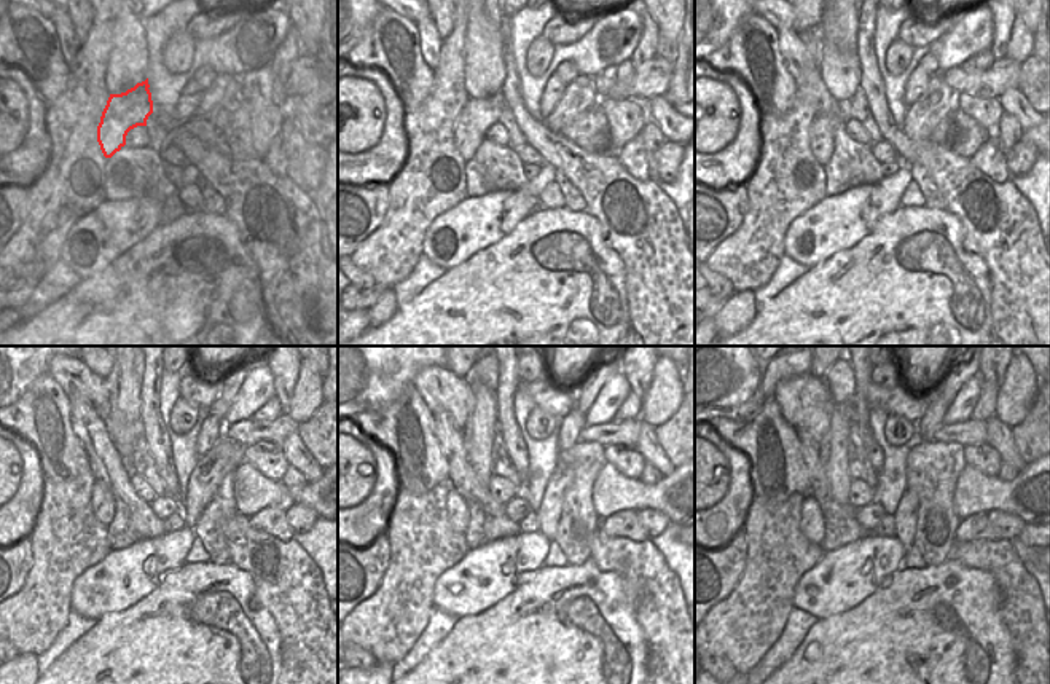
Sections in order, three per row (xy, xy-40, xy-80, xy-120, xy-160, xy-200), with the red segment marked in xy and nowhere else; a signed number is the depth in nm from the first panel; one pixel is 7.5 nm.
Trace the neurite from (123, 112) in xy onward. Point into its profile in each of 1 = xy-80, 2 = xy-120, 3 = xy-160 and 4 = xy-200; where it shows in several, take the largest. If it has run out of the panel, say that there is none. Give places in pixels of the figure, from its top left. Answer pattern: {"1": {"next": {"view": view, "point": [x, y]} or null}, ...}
{"1": {"next": {"view": "xy-80", "point": [822, 128]}}, "2": {"next": {"view": "xy-120", "point": [102, 503]}}, "3": {"next": {"view": "xy-160", "point": [458, 512]}}, "4": {"next": {"view": "xy-200", "point": [811, 525]}}}

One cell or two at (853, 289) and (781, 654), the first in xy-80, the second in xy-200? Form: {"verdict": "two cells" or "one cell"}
{"verdict": "two cells"}

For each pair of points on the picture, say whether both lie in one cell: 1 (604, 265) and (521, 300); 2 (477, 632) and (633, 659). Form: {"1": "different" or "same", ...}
{"1": "same", "2": "same"}

